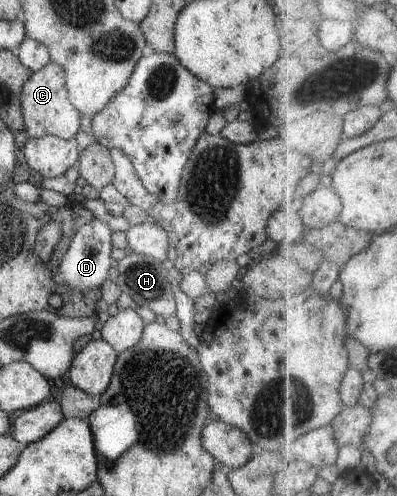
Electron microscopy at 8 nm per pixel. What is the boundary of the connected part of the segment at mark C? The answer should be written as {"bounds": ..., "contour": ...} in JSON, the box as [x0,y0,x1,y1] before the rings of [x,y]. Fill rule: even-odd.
{"bounds":[21,62,82,140],"contour":[[[49,62],[43,69],[33,72],[21,88],[21,109],[25,131],[30,138],[55,136],[59,139],[71,140],[80,131],[82,115],[69,101],[66,77],[63,68],[55,62]]]}

